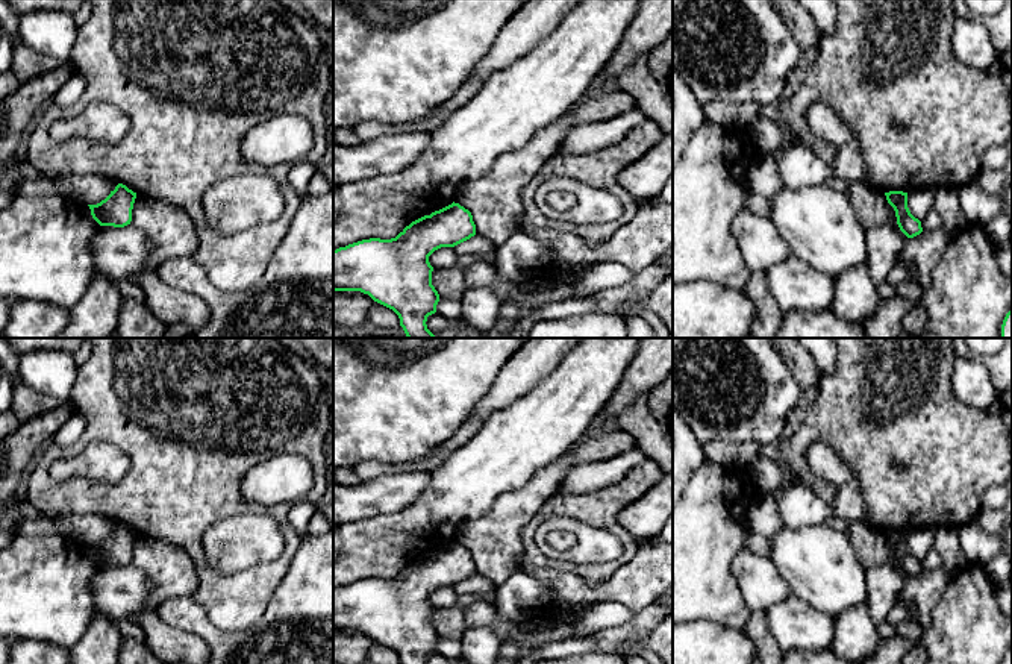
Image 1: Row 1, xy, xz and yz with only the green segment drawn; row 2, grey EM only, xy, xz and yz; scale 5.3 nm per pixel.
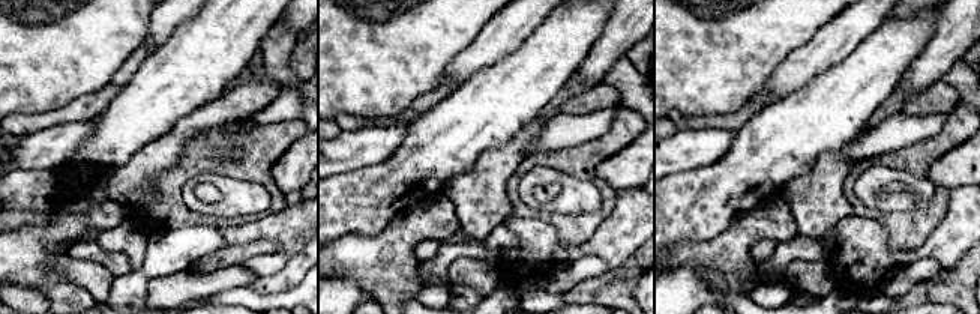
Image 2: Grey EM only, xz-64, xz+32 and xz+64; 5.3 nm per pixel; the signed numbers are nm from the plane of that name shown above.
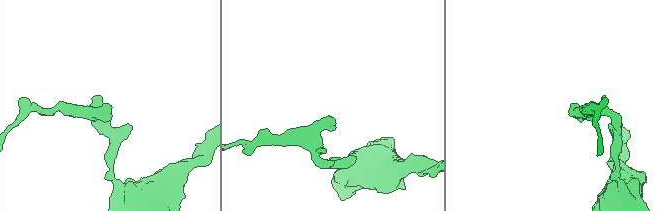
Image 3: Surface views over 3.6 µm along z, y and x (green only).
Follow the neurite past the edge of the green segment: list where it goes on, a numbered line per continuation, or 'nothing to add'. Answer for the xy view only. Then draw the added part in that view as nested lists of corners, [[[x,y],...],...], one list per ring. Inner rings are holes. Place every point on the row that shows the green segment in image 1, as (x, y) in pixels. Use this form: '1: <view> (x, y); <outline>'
nothing to add

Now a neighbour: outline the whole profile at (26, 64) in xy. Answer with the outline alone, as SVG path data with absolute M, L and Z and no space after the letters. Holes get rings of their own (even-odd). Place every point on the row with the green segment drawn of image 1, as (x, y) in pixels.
M20 42L14 44L14 55L9 70L14 73L20 86L45 71L59 68L62 64L62 61L36 53Z

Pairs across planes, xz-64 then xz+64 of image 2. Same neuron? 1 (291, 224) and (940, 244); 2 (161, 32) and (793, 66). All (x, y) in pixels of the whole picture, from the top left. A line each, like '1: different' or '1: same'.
1: same
2: same

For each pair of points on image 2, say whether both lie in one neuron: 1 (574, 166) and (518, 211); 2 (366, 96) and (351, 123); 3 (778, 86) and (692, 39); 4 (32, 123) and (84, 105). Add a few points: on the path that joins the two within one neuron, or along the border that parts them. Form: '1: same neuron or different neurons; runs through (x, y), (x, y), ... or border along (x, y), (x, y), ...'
1: same neuron; runs through (551, 160), (532, 161), (515, 178), (514, 188)
2: different neurons; border along (333, 117), (338, 114), (356, 114), (374, 119)
3: different neurons; border along (791, 53), (754, 95)
4: same neuron; runs through (45, 120), (71, 113)

